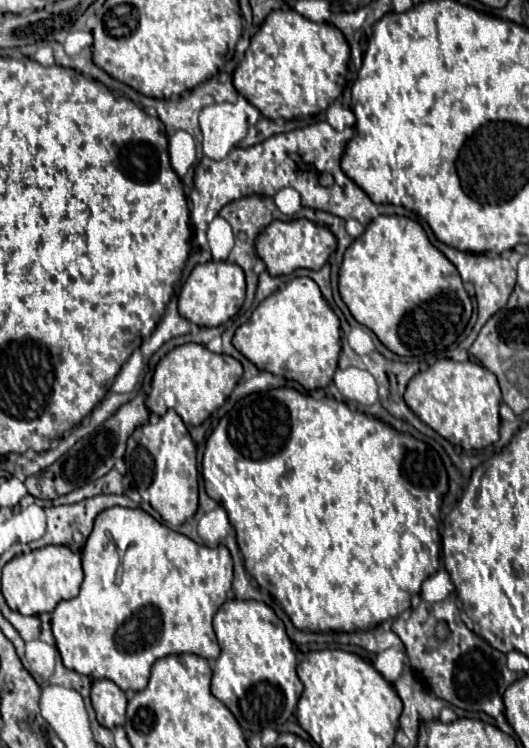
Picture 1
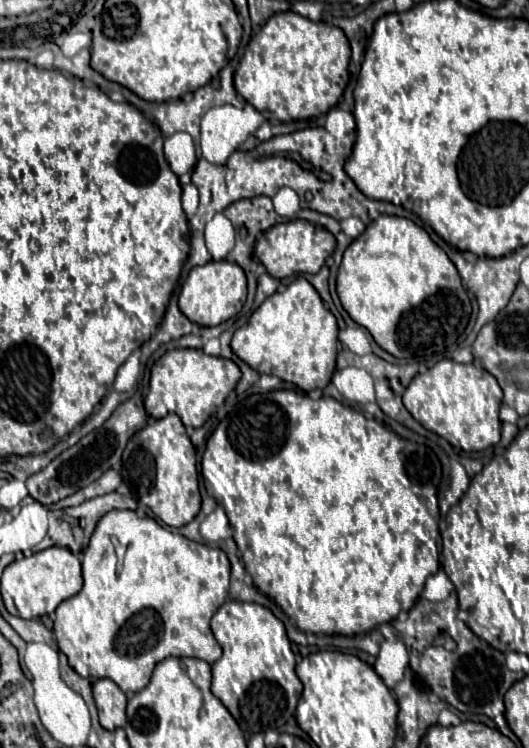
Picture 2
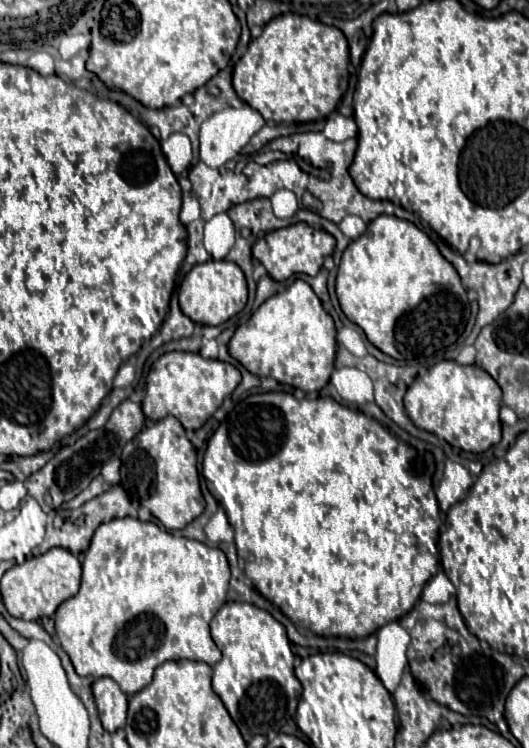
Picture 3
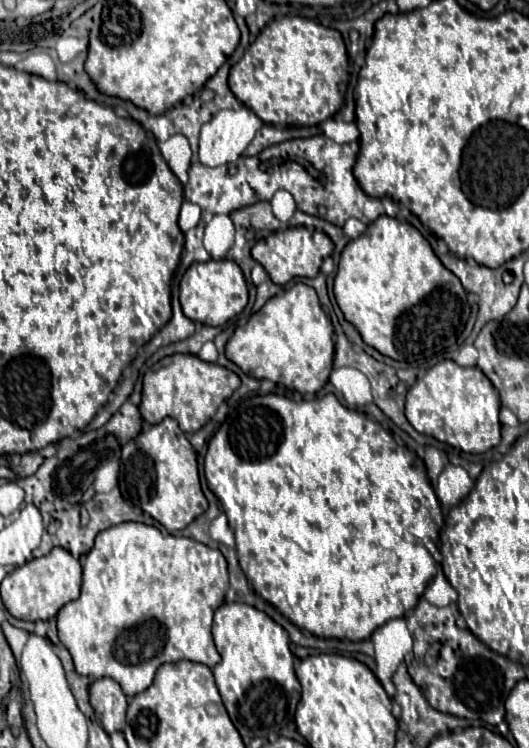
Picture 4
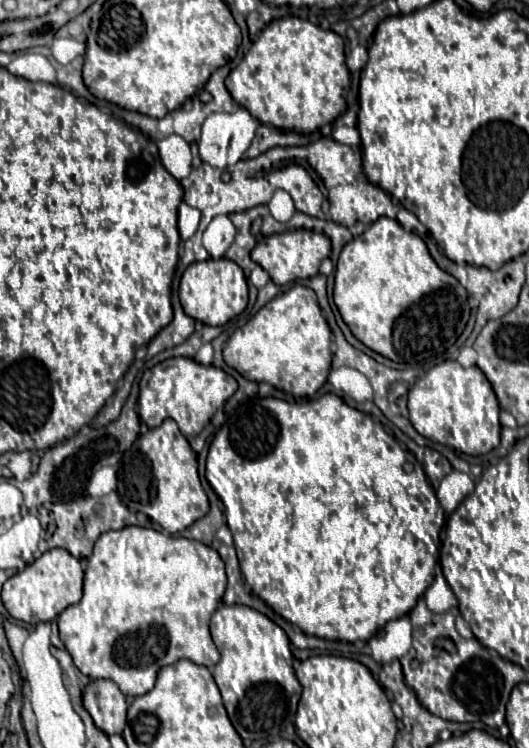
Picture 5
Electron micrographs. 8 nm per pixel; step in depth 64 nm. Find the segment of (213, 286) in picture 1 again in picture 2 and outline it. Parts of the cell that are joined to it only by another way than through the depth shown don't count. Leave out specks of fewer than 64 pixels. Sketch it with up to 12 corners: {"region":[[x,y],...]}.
{"region":[[228,260],[194,266],[180,312],[218,326],[246,302],[244,270]]}

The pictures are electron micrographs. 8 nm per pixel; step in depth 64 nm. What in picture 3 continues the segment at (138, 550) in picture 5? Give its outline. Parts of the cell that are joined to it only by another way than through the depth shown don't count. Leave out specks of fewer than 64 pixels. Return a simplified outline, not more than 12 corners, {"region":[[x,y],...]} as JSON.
{"region":[[98,526],[56,636],[126,694],[164,660],[214,666],[220,548]]}

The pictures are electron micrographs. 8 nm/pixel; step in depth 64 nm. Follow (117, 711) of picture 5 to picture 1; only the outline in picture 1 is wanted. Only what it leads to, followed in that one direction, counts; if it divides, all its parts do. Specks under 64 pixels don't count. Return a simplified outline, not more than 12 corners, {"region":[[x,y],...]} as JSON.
{"region":[[92,682],[92,708],[104,728],[126,720],[126,694]]}

